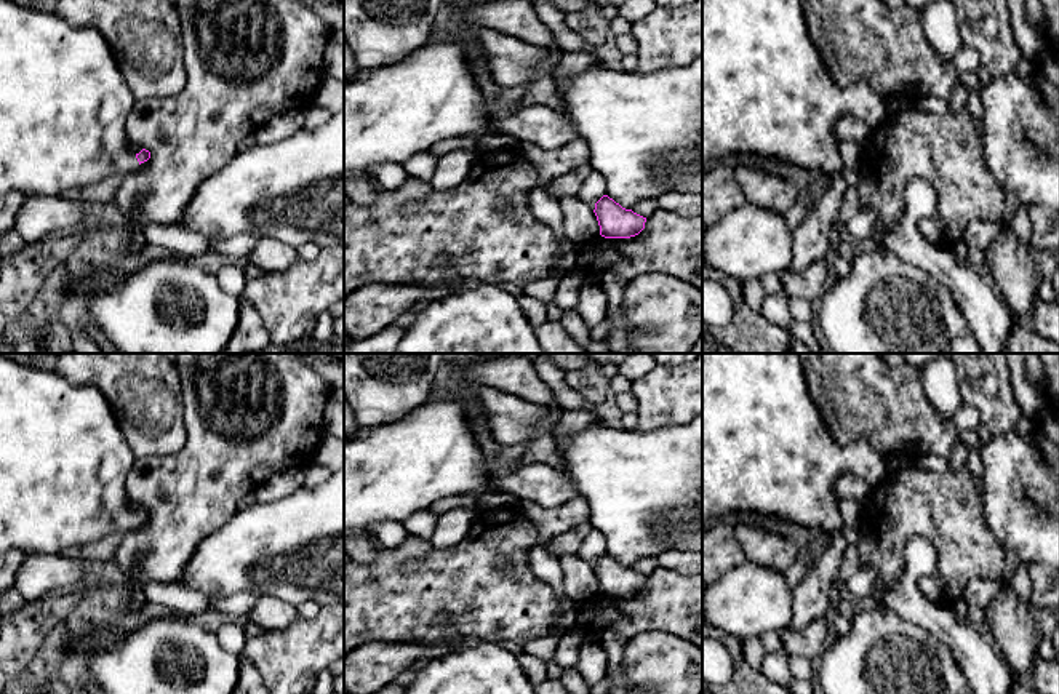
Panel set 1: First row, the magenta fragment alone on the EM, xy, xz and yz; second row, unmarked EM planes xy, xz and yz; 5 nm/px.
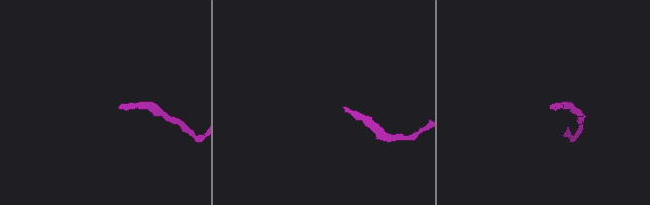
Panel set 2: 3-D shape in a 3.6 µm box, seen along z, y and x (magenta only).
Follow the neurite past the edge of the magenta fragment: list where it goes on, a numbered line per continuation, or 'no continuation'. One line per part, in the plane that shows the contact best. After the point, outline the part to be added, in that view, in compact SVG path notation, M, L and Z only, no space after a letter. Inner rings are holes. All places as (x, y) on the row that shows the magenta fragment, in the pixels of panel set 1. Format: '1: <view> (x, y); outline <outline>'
1: xy (64, 104); outline M0 0L0 197L8 192L62 197L110 174L134 173L139 162L125 133L134 104L117 59L98 29L74 27L54 11Z

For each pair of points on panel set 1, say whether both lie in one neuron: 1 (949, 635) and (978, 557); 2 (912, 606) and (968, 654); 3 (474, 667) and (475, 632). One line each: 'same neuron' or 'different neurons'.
1: different neurons
2: same neuron
3: different neurons

